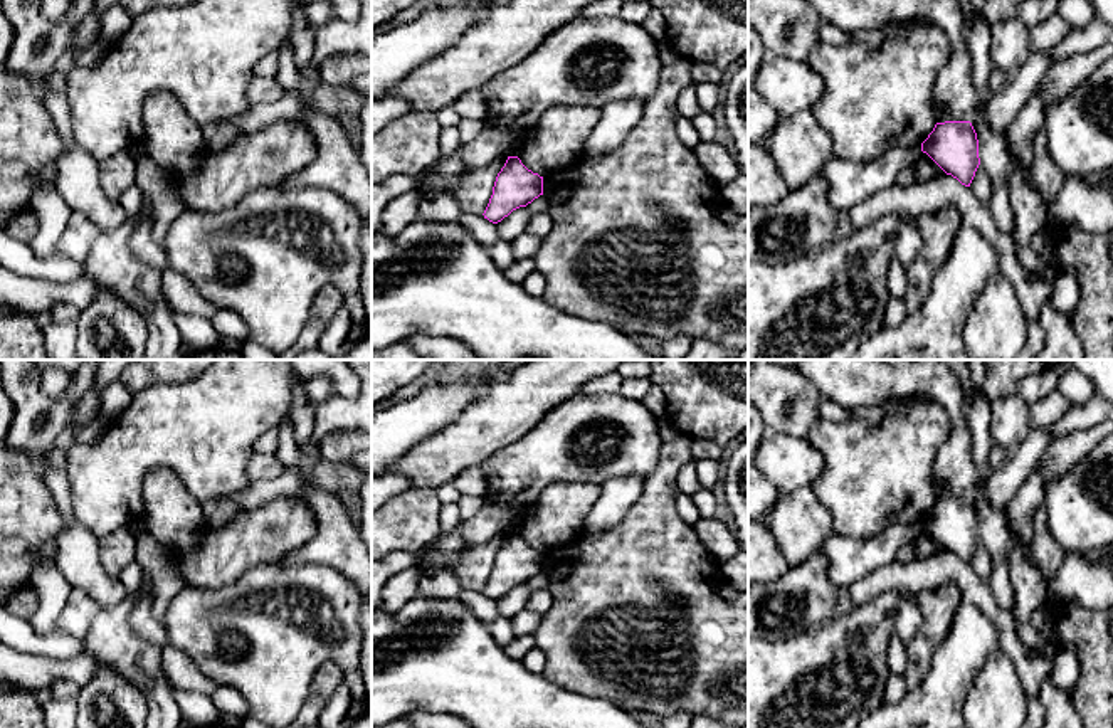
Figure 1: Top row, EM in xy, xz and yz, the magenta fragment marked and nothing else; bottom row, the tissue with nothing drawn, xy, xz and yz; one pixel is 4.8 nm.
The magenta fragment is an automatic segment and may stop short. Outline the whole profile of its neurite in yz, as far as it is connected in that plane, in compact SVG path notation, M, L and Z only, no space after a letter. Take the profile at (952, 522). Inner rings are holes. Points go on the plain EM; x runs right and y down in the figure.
M970 498L936 499L921 528L965 563L970 563L980 541L978 516Z

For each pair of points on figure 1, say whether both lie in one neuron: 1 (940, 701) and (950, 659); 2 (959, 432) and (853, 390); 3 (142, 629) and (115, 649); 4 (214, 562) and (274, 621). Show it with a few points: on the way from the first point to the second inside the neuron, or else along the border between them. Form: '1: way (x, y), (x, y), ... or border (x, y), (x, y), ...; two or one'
1: way (944, 691), (950, 669); one
2: way (949, 400), (930, 382), (885, 382); one
3: border (142, 594), (130, 626), (160, 649), (162, 663); two
4: border (269, 564), (251, 567), (219, 587), (195, 589); two

